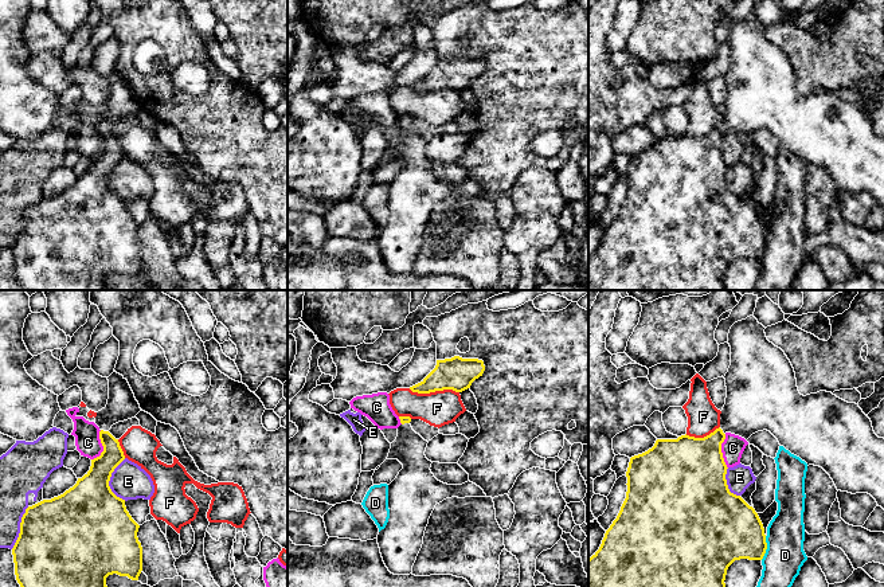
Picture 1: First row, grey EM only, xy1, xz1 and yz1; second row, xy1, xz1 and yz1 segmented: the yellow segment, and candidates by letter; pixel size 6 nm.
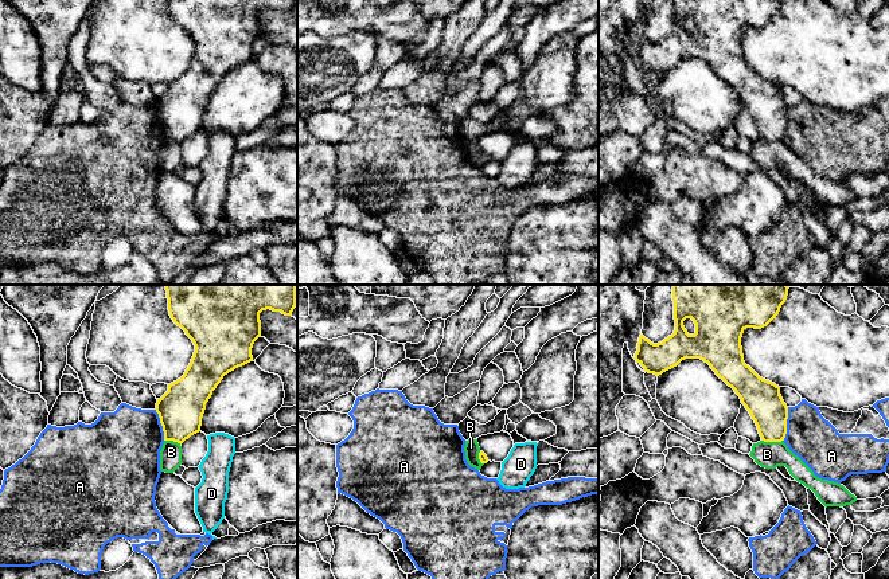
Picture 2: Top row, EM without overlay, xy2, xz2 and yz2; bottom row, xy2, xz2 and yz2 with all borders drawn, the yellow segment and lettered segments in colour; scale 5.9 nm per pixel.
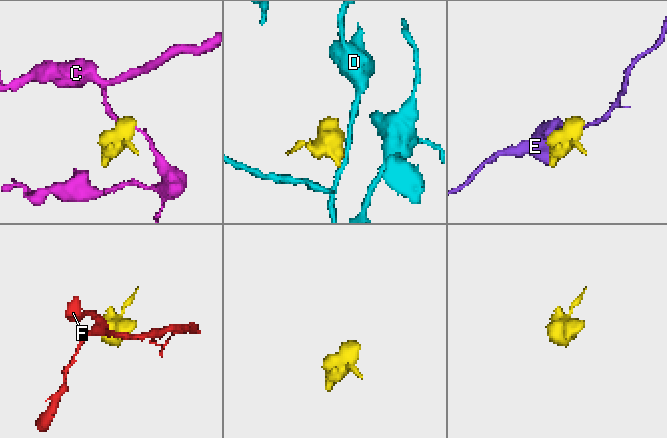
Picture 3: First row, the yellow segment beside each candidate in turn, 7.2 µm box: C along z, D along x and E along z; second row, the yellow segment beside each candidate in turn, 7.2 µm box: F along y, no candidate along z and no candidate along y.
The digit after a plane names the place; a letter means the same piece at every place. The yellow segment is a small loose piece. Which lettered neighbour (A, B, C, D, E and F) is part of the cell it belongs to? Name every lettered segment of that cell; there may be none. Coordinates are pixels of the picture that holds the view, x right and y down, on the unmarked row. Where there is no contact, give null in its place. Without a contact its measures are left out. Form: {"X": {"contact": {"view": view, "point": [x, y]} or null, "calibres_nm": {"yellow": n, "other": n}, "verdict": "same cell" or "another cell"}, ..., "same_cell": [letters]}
{"A": {"contact": {"view": "yz2", "point": [786, 124]}, "calibres_nm": {"yellow": 220, "other": 280}, "verdict": "another cell"}, "B": {"contact": {"view": "yz2", "point": [772, 140]}, "calibres_nm": {"yellow": 220, "other": 160}, "verdict": "another cell"}, "C": {"contact": {"view": "xy1", "point": [102, 144]}, "calibres_nm": {"yellow": 170, "other": 150}, "verdict": "another cell"}, "D": {"contact": {"view": "yz1", "point": [766, 247]}, "calibres_nm": {"yellow": 380, "other": 240}, "verdict": "another cell"}, "E": {"contact": {"view": "xy1", "point": [109, 179]}, "calibres_nm": {"yellow": 400, "other": 220}, "verdict": "another cell"}, "F": {"contact": {"view": "xz1", "point": [434, 90]}, "calibres_nm": {"yellow": 200, "other": 200}, "verdict": "another cell"}, "same_cell": []}

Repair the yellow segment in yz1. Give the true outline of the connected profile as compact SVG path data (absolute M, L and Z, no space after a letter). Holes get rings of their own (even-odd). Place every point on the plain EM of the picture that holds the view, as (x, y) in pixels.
M754 15L730 28L731 64L724 75L727 97L719 128L704 137L685 133L677 138L657 138L652 148L630 157L626 197L599 249L588 258L588 290L725 290L727 269L735 259L763 258L767 249L763 223L755 208L731 192L727 184L728 167L721 152L727 132L747 140L752 133L767 129L807 165L822 167L837 189L868 192L884 208L884 137L875 133L871 118L858 103L826 90L801 94L790 59L767 39L764 28Z

